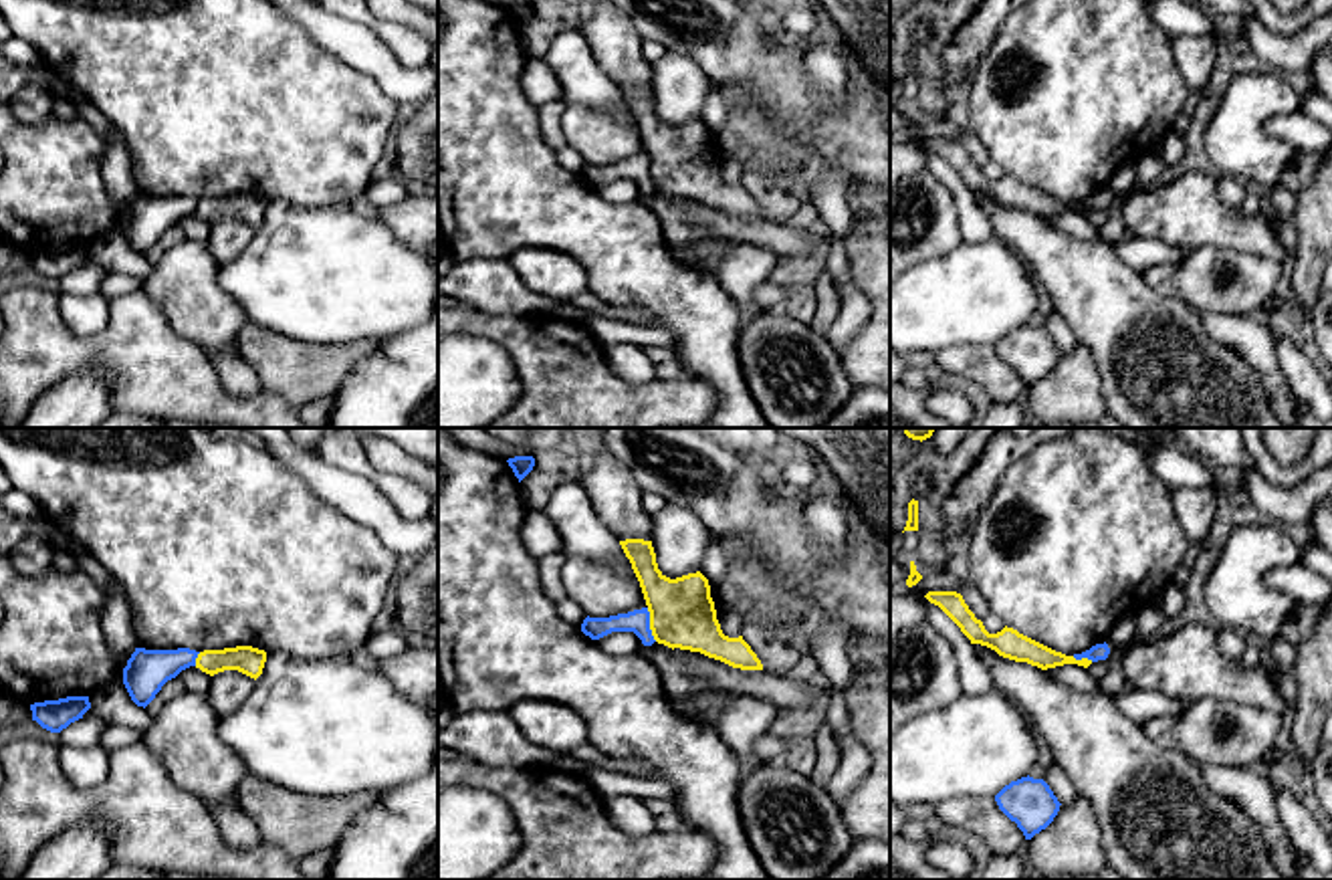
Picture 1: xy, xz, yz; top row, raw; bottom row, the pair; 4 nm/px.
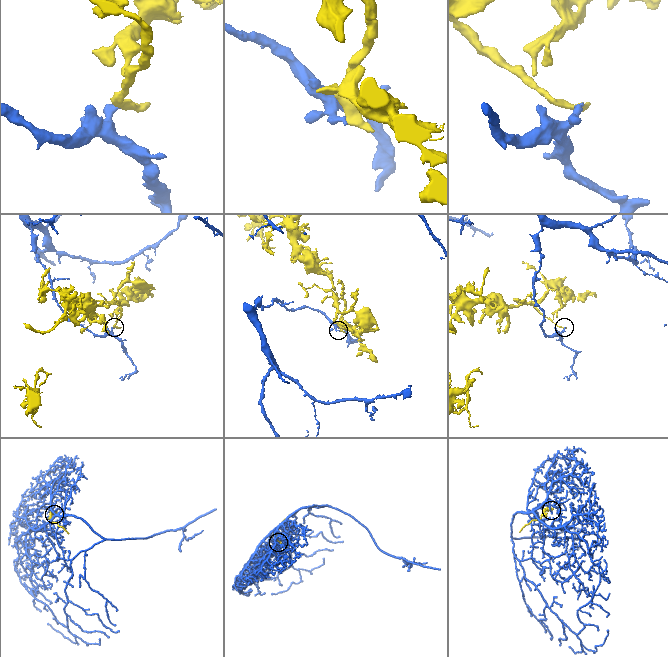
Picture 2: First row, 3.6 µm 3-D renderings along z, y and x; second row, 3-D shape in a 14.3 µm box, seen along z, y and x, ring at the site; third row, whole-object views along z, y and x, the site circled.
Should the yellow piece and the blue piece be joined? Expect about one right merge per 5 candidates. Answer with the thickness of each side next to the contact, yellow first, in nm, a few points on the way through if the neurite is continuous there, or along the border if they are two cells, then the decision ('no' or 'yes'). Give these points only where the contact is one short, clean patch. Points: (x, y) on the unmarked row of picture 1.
260/90 nm | along xz (646, 156), (650, 182), (656, 188) | no

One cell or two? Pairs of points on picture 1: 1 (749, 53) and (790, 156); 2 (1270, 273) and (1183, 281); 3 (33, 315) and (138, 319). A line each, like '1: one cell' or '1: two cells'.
1: two cells
2: one cell
3: one cell

